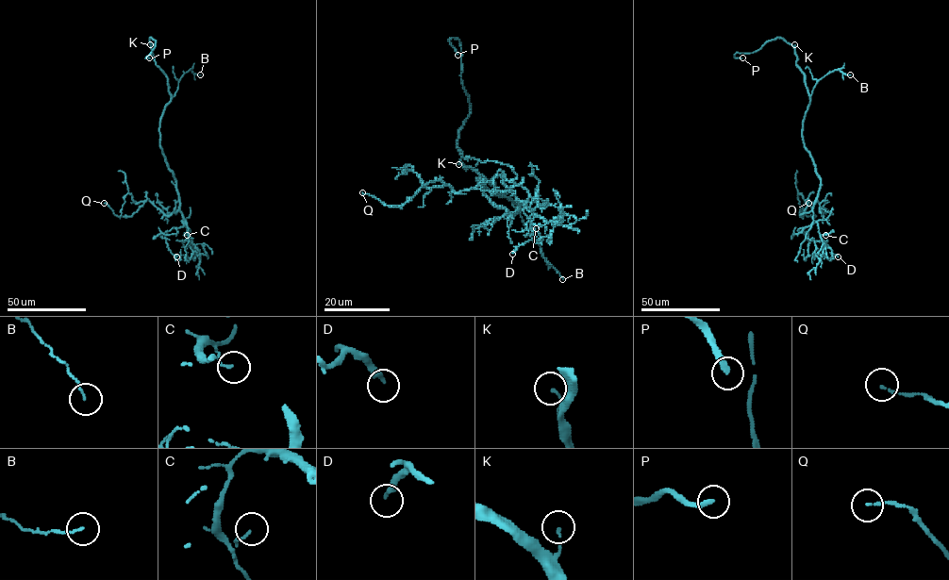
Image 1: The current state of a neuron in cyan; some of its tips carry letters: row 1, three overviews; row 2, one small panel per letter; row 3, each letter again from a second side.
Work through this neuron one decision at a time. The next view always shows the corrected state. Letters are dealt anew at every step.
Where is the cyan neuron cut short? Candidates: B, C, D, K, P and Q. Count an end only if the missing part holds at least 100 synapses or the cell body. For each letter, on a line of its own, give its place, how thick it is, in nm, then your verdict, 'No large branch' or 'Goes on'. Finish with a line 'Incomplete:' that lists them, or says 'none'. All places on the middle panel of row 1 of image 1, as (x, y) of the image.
B: Place: (562, 279). Thickness 90 nm. No large branch
C: Place: (536, 228). Thickness 110 nm. No large branch
D: Place: (512, 254). Thickness 260 nm. No large branch
K: Place: (458, 164). Thickness 100 nm. No large branch
P: Place: (457, 55). Thickness 240 nm. Goes on
Q: Place: (362, 192). Thickness 110 nm. No large branch
Incomplete: P

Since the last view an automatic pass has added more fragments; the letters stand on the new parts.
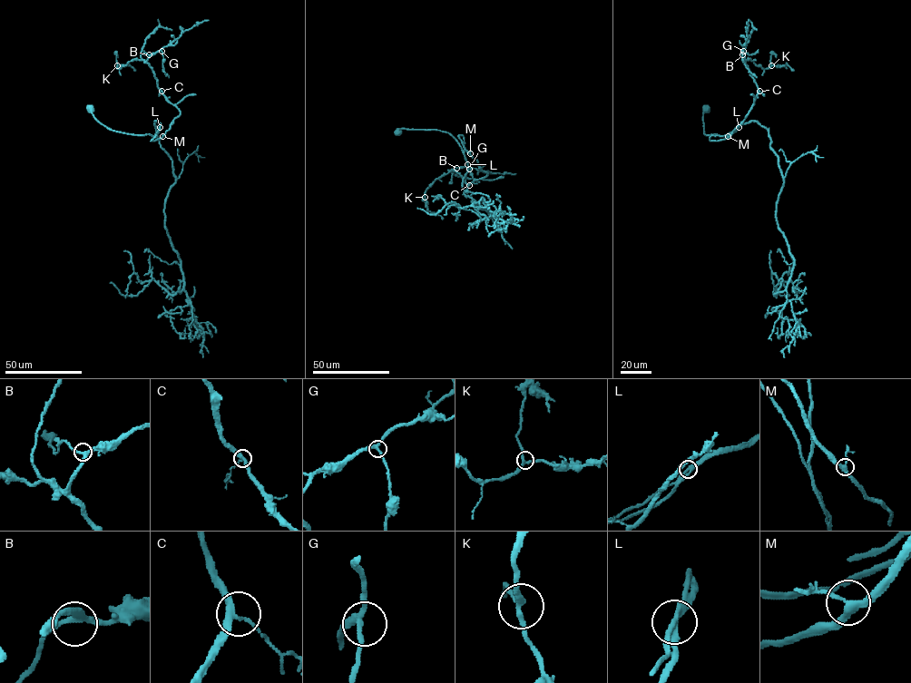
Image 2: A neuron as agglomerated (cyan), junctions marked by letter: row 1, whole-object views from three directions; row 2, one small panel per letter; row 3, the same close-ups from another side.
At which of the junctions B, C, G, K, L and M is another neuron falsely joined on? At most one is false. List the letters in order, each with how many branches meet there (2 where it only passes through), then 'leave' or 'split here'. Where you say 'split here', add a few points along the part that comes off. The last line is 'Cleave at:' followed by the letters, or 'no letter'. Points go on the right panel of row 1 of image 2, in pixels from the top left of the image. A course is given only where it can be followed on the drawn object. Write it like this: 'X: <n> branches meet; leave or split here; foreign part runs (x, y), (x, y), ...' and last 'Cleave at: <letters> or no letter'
B: 3 branches meet; leave
C: 3 branches meet; leave
G: 3 branches meet; leave
K: 3 branches meet; leave
L: 3 branches meet; leave
M: 3 branches meet; leave
Cleave at: no letter

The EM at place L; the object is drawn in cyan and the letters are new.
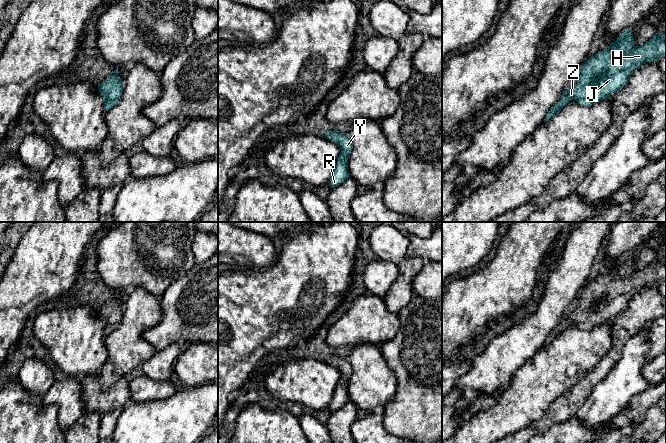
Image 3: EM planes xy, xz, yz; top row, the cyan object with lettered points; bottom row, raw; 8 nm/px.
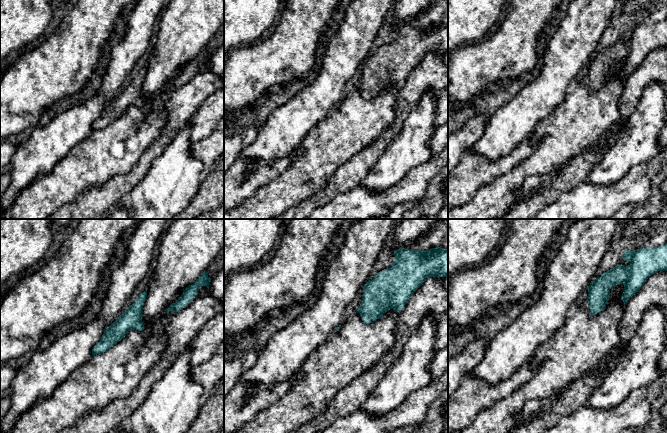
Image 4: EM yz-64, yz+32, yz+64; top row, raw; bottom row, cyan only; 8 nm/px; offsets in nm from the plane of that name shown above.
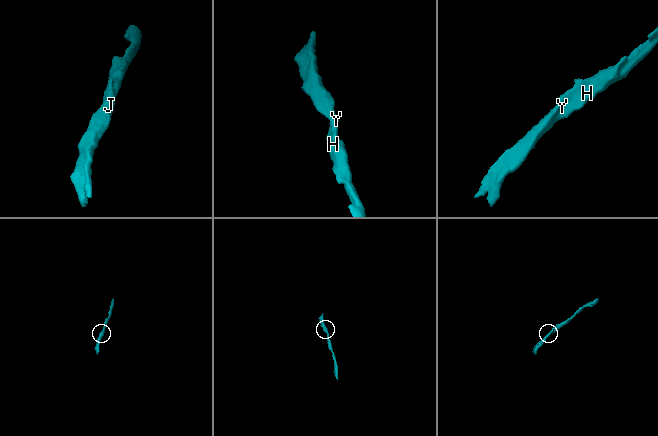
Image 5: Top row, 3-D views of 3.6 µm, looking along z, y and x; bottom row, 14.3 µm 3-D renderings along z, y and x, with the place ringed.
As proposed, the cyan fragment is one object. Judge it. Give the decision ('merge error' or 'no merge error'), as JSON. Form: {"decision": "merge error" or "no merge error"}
{"decision": "no merge error"}

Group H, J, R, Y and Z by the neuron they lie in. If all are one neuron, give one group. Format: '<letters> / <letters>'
H J R Y Z

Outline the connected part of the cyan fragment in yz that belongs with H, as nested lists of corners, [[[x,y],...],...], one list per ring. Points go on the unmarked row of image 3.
[[[630,254],[623,255],[606,273],[585,284],[579,293],[578,307],[567,312],[560,324],[548,335],[544,346],[552,343],[570,325],[576,324],[582,330],[589,331],[600,324],[605,324],[616,317],[628,306],[630,300],[645,286],[657,285],[666,278],[666,259],[657,256],[642,270],[634,269],[634,260]]]

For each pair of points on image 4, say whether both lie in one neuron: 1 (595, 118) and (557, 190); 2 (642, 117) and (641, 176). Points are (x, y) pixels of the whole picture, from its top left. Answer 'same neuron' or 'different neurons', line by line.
1: different neurons
2: different neurons

